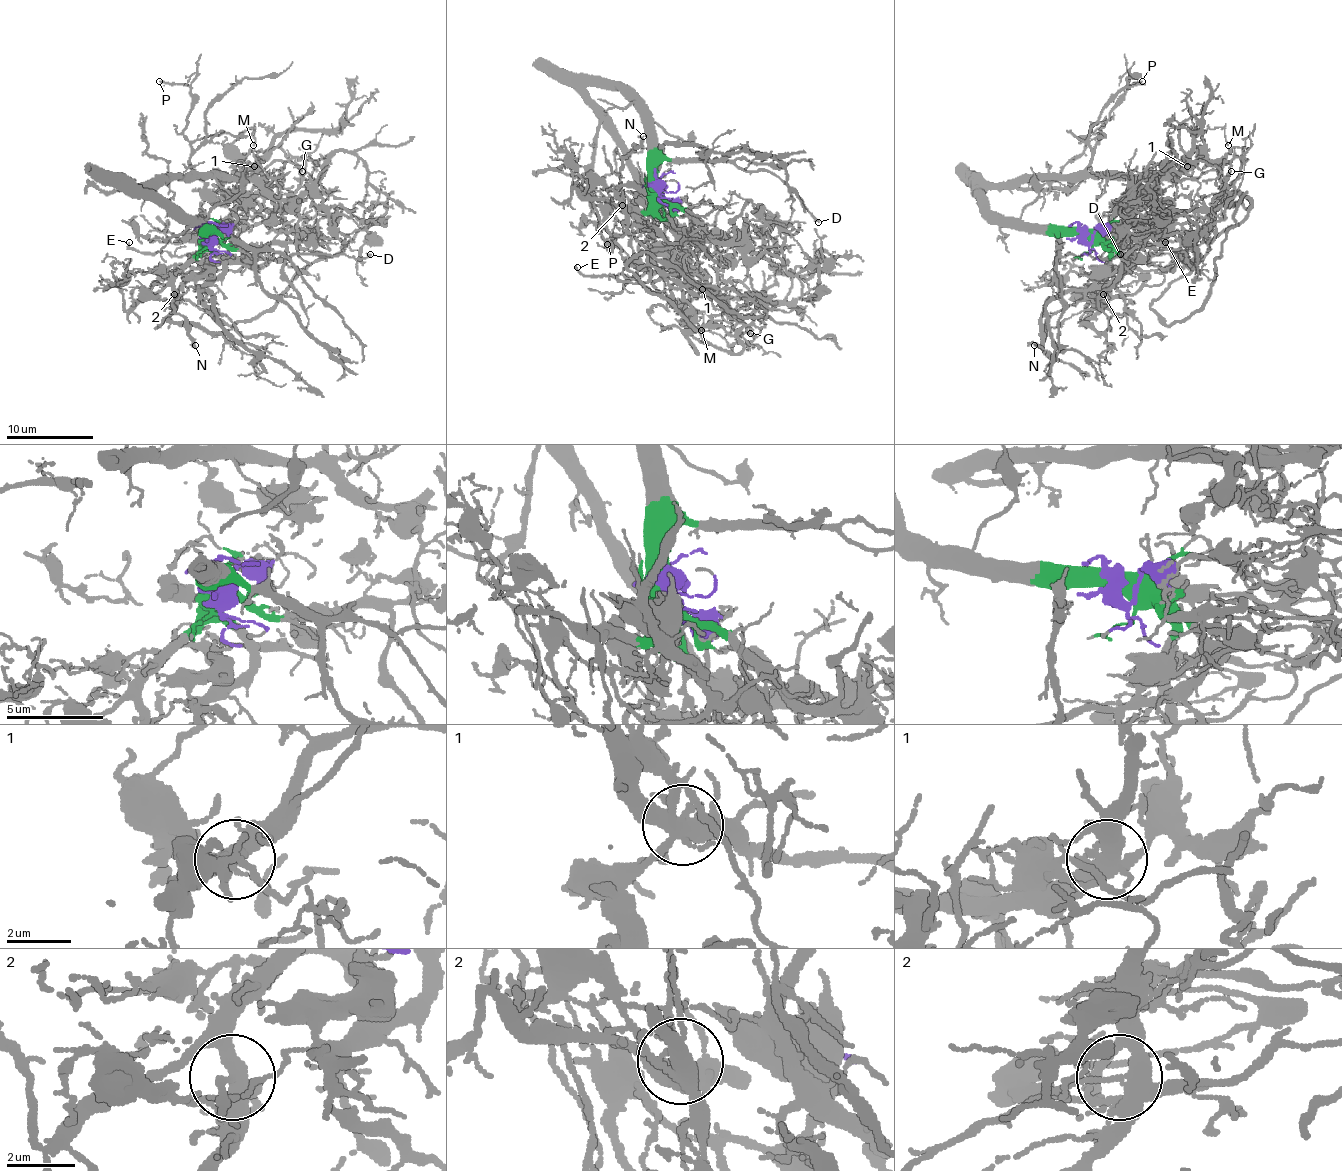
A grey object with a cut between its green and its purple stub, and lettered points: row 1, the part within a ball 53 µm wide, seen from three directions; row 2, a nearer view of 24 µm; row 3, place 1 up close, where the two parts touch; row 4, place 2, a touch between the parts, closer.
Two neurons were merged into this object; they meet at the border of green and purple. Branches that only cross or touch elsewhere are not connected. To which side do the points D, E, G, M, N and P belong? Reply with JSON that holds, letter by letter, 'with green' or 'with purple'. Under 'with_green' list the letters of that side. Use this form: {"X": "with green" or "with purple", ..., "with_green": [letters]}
{"D": "with green", "E": "with purple", "G": "with purple", "M": "with purple", "N": "with green", "P": "with green", "with_green": ["D", "N", "P"]}

